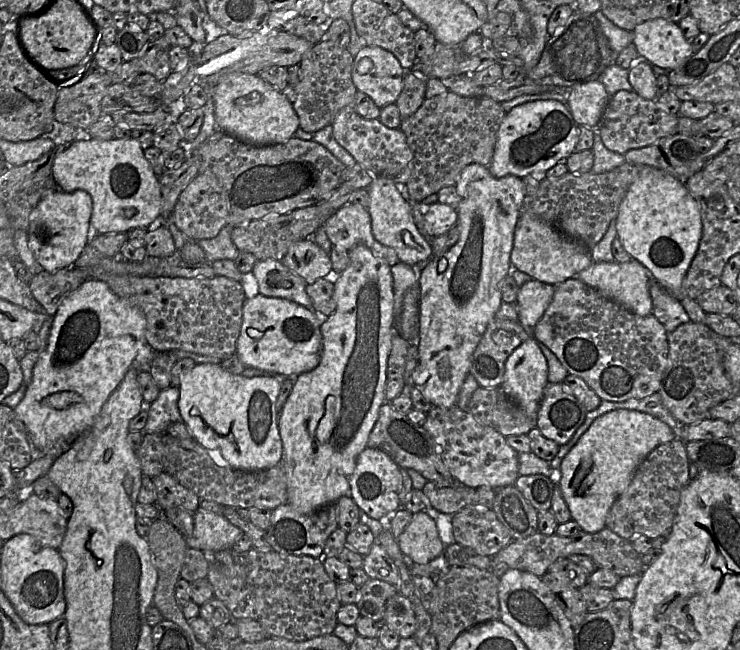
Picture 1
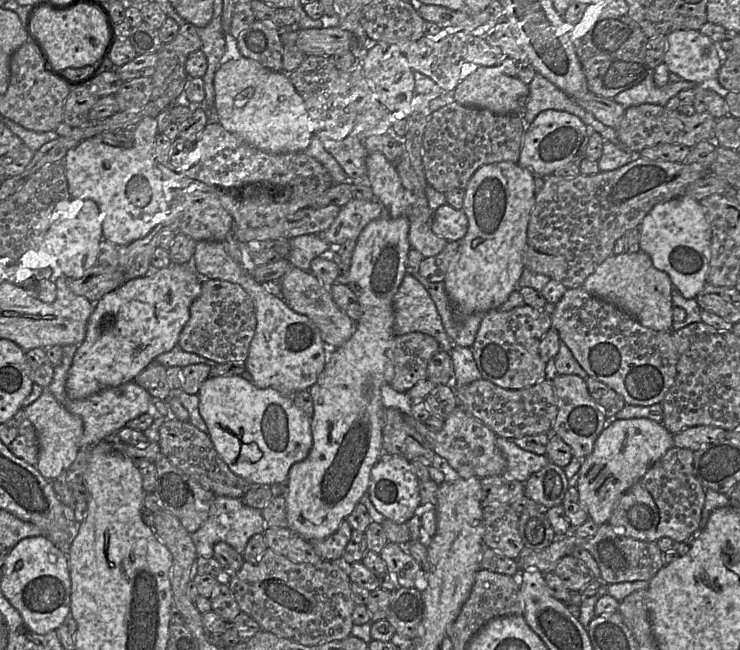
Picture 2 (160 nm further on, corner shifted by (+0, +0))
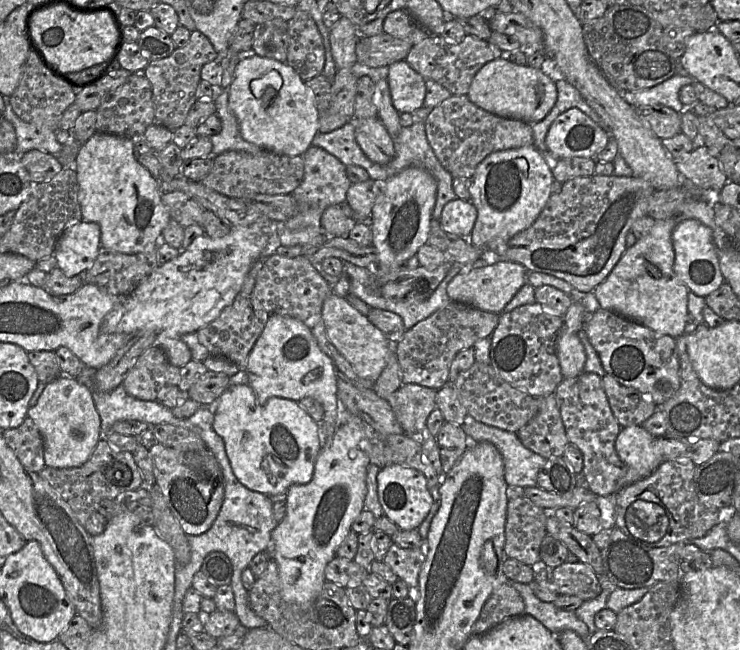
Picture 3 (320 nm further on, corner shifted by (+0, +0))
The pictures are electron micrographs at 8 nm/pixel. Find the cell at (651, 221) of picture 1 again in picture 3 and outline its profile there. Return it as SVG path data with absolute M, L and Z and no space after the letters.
M685 219L675 226L671 240L675 253L674 272L691 292L705 298L724 283L710 227L695 219Z

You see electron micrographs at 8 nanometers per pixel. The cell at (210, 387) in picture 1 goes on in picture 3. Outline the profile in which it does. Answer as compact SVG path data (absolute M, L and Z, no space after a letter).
M249 385L229 386L215 403L213 429L224 441L226 454L235 476L248 489L265 495L287 494L290 486L307 484L311 481L315 461L322 445L318 436L318 424L298 402L271 397L261 405Z

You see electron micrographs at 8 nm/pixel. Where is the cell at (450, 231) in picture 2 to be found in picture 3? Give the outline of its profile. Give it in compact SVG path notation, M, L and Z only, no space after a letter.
M456 198L444 206L439 223L452 239L469 238L476 219L477 209L474 204Z

